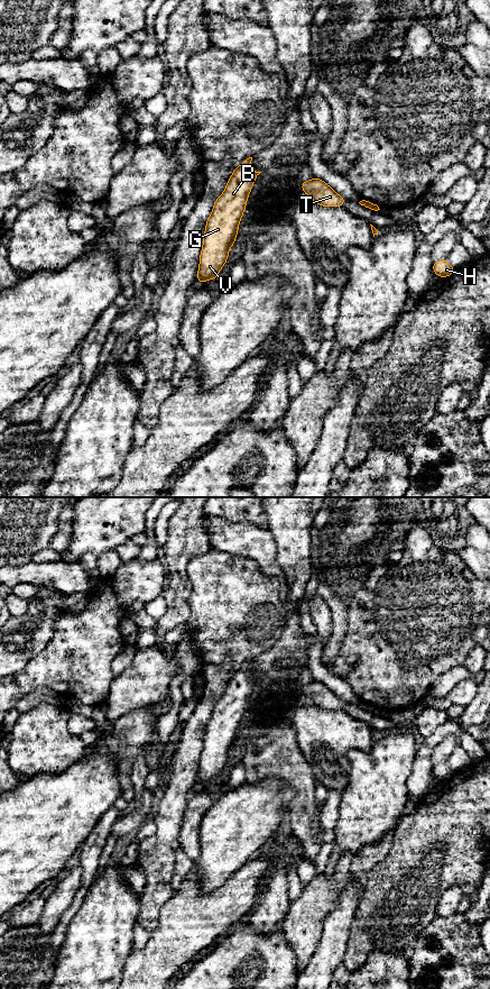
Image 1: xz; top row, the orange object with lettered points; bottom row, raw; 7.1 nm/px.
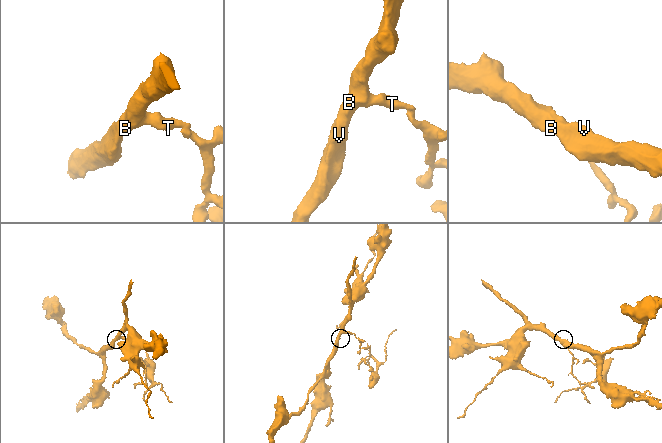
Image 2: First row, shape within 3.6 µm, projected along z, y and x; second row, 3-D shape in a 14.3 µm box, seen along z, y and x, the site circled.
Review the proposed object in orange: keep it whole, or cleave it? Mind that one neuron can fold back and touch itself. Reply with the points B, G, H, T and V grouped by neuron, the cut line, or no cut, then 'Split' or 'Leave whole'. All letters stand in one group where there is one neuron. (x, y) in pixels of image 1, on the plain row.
Groups: B G T V / H. Split along xz (363, 707), (372, 712). Split

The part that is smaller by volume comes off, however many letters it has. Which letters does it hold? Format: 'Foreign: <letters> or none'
Foreign: H

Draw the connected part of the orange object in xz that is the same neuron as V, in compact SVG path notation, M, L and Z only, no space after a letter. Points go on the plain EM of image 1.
M249 660L242 668L234 670L234 675L230 679L224 695L215 703L211 718L206 724L197 773L197 785L202 787L207 782L218 781L219 775L228 764L229 753L234 748L239 726L246 713L249 696L251 695L255 683L261 676L256 675L251 670L251 663L252 660Z

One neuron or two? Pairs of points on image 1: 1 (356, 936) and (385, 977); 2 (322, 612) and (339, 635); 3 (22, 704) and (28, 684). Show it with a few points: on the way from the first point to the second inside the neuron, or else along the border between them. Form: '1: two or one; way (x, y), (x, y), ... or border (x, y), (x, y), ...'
1: two; border (395, 950), (373, 949), (367, 960), (352, 972)
2: two; border (325, 601), (330, 611), (332, 632), (324, 646)
3: two; border (51, 689), (33, 689), (15, 707)

